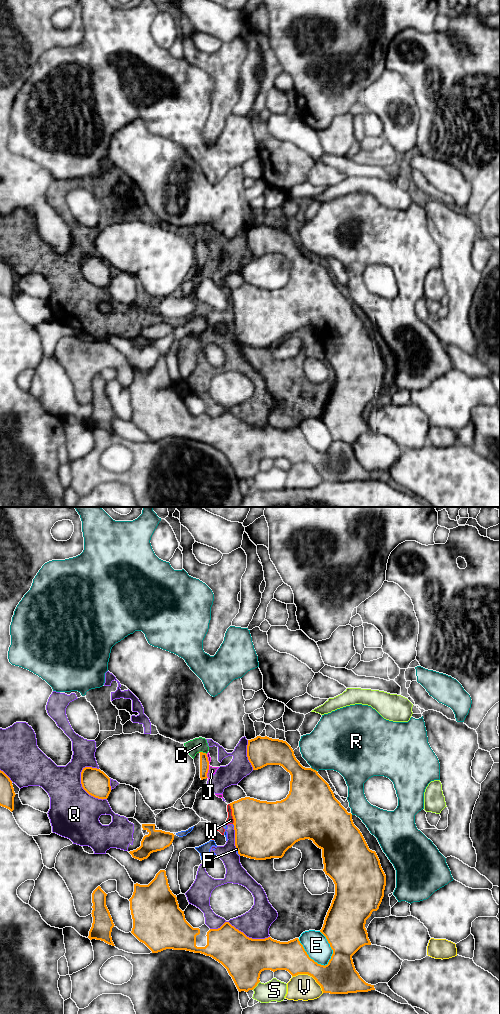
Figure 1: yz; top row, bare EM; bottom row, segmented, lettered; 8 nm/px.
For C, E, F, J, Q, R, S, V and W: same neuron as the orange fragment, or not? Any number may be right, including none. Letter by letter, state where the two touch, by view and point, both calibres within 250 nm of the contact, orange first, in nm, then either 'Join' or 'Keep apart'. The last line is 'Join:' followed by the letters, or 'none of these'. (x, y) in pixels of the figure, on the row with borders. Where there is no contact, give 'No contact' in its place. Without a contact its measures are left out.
C: Touches orange at yz (202, 752). Thickness 80 nm (orange) against 120 nm. Keep apart
E: Touches orange at yz (309, 957). Thickness 240 nm (orange) against 190 nm. Keep apart
F: Touches orange at yz (238, 852). Thickness 440 nm (orange) against 20 nm. Keep apart
J: Touches orange at yz (207, 771). Thickness 80 nm (orange) against 60 nm. Keep apart
Q: Touches orange at yz (84, 789). Thickness 220 nm (orange) against 400 nm. Keep apart
R: Touches orange at yz (313, 769). Thickness 360 nm (orange) against 400 nm. Keep apart
S: Touches orange at yz (256, 985). Thickness 340 nm (orange) against 170 nm. Keep apart
V: Touches orange at yz (310, 975). Thickness 280 nm (orange) against 220 nm. Keep apart
W: Touches orange at yz (232, 814). Thickness 420 nm (orange) against 60 nm. Keep apart
Join: none of these

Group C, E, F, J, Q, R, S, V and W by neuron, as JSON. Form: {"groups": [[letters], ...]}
{"groups": [["C", "F", "J", "Q", "W"], ["E"], ["R", "S"], ["V"]]}

